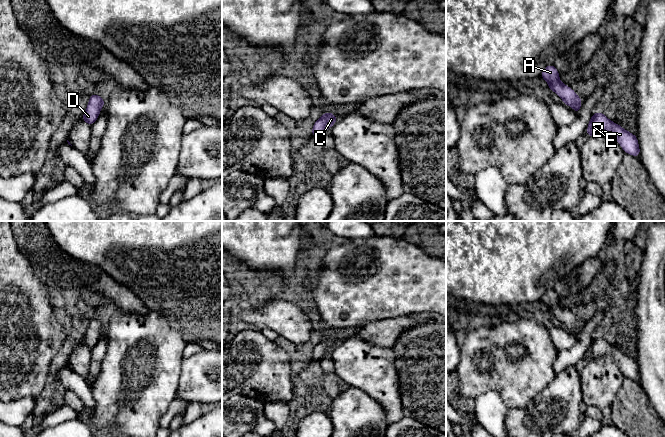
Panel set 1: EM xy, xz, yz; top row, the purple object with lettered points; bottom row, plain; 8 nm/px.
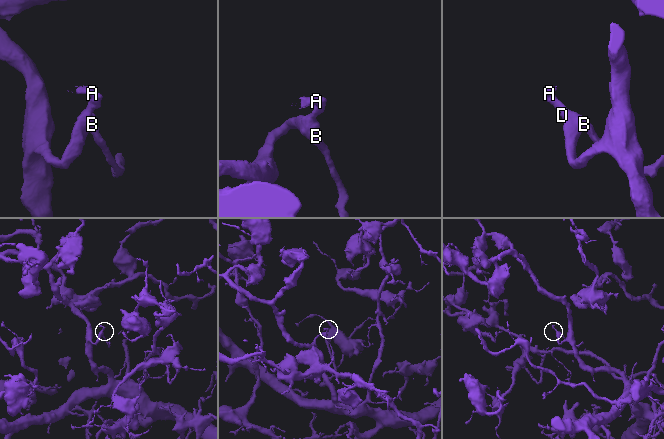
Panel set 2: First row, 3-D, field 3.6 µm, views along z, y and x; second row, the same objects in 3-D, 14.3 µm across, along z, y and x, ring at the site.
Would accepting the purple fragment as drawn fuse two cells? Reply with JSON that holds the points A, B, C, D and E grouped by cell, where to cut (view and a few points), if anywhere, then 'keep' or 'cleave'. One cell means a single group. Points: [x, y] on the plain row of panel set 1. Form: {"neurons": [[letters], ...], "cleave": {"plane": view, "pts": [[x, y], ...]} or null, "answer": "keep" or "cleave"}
{"neurons": [["A", "B", "C", "D", "E"]], "cleave": null, "answer": "keep"}

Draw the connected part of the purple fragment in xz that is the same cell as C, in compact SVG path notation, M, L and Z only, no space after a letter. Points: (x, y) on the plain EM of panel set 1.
M331 336L324 337L313 349L311 360L320 361L326 354L330 353L337 345L337 341Z

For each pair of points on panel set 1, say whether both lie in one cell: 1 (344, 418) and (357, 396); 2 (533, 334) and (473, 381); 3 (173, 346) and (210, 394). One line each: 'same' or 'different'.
1: same
2: same
3: different

